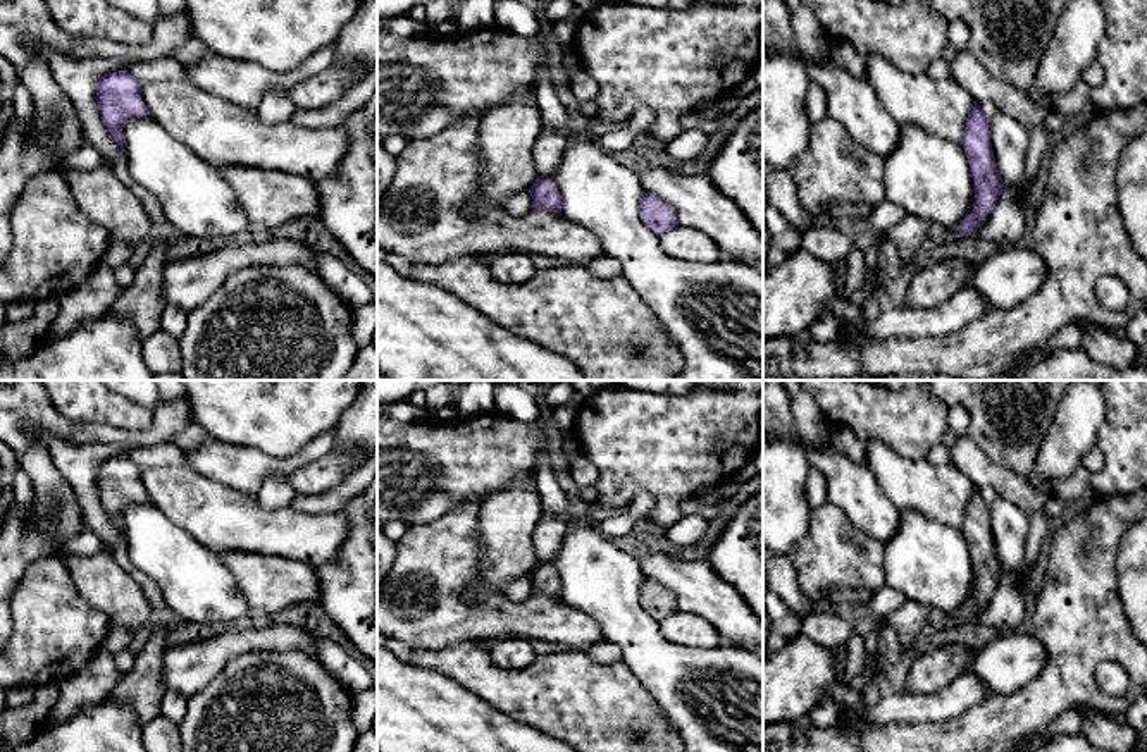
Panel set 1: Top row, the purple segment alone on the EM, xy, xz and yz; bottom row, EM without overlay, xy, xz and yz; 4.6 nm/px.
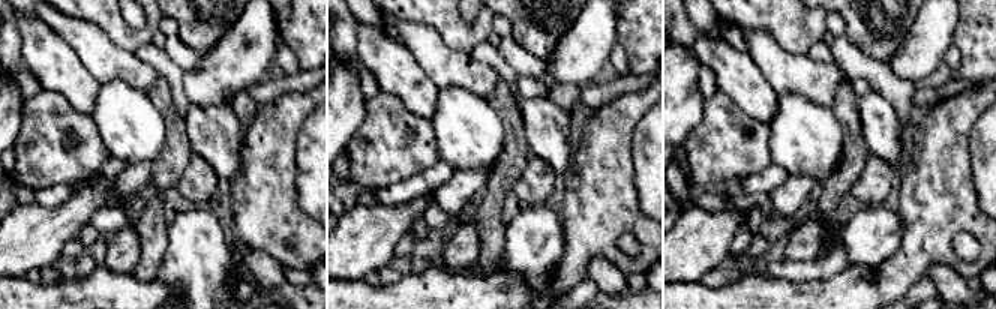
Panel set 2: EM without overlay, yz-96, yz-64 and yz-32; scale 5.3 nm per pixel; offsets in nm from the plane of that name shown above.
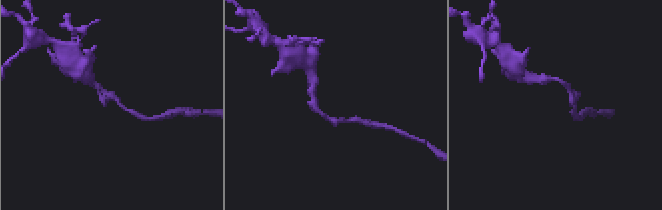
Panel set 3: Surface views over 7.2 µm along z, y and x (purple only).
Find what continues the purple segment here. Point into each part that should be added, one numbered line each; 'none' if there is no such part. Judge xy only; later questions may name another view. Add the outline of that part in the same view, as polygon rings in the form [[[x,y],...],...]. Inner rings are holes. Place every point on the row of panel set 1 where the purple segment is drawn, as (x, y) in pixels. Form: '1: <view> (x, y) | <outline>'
none

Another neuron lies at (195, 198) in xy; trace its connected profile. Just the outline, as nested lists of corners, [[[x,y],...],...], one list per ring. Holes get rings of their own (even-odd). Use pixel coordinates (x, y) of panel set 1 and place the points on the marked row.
[[[152,115],[131,117],[122,127],[131,179],[162,206],[167,224],[186,237],[234,241],[253,224],[234,189]]]

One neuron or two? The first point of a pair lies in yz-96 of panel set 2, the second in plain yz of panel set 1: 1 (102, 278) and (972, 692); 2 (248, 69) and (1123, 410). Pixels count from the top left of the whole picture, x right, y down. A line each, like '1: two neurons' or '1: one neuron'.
1: two neurons
2: two neurons

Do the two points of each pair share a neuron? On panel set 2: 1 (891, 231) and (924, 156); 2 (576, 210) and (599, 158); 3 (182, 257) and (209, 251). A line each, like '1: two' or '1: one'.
1: two
2: one
3: one

